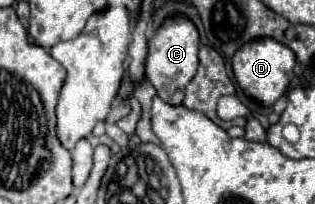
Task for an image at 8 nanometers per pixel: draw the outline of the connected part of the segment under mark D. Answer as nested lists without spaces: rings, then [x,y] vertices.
[[[274,38],[252,40],[244,46],[240,46],[240,50],[236,50],[236,54],[232,56],[232,72],[234,72],[240,88],[248,96],[262,102],[264,106],[272,106],[280,96],[286,94],[288,84],[294,76],[294,72],[292,72],[294,64],[296,64],[296,54]]]

